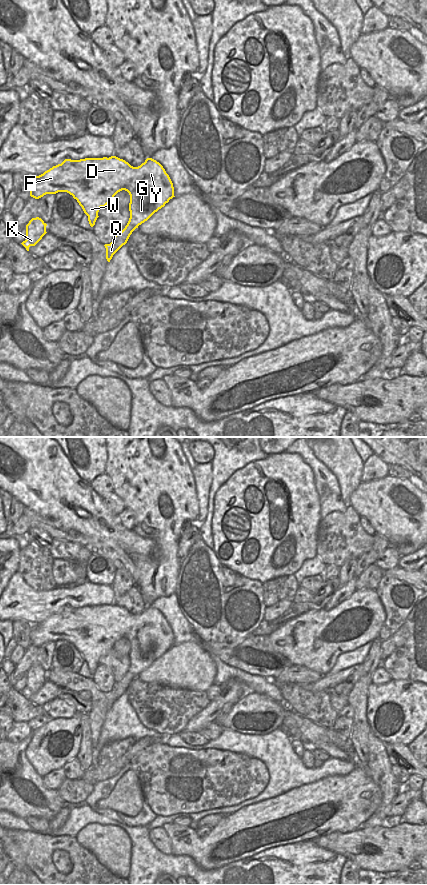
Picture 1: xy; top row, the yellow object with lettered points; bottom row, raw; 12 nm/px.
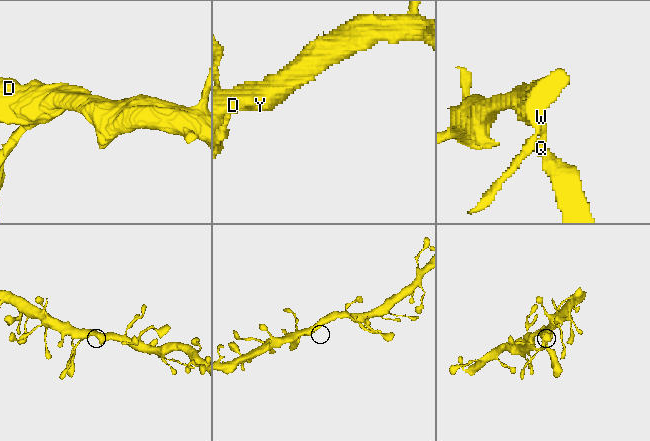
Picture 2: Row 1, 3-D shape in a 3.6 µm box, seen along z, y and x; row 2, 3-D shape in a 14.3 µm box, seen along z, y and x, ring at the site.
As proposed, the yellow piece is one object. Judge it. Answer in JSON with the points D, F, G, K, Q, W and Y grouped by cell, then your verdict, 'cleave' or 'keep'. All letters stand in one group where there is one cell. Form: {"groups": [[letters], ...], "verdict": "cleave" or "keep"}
{"groups": [["D", "F", "G", "K", "Q", "W", "Y"]], "verdict": "keep"}

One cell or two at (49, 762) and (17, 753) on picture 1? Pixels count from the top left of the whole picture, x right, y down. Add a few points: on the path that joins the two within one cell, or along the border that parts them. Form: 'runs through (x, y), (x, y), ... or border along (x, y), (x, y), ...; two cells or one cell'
border along (32, 733), (25, 757), (38, 774); two cells

